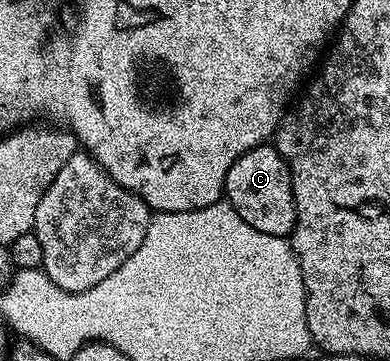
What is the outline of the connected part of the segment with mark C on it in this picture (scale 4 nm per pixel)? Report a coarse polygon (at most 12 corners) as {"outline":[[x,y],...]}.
{"outline":[[278,147],[228,168],[225,201],[268,236],[294,232],[290,168]]}

